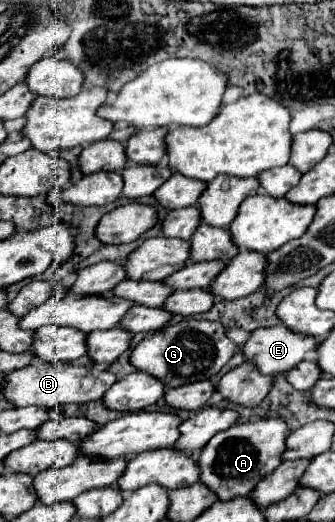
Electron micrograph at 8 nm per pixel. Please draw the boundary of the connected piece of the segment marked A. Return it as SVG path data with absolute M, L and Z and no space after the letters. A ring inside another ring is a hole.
M275 418L235 424L229 430L215 434L201 450L201 482L207 484L219 496L219 500L249 496L255 490L255 484L259 484L263 476L271 474L283 462L283 452L287 450L285 440L289 434L291 430L287 428L287 424Z

